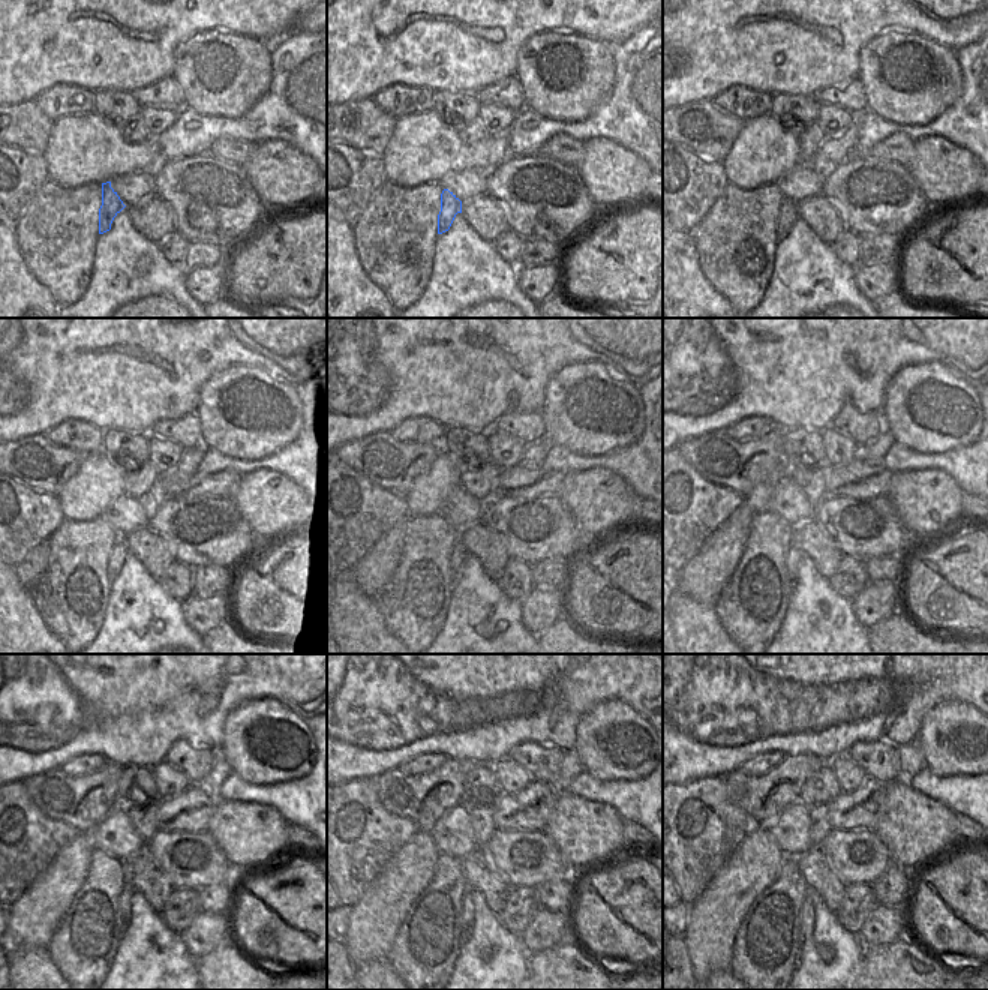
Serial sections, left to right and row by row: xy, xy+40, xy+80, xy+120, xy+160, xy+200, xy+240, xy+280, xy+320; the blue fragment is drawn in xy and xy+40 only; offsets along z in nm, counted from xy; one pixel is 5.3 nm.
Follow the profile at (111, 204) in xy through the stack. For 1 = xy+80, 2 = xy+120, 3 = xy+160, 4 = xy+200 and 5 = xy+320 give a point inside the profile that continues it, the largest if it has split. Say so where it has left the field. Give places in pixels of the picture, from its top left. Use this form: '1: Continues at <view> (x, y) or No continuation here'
1: Continues at xy+80 (787, 216)
2: Continues at xy+120 (119, 552)
3: Continues at xy+160 (459, 554)
4: Continues at xy+200 (793, 555)
5: Continues at xy+320 (807, 914)

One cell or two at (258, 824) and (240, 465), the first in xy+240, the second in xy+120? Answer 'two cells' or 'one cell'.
two cells

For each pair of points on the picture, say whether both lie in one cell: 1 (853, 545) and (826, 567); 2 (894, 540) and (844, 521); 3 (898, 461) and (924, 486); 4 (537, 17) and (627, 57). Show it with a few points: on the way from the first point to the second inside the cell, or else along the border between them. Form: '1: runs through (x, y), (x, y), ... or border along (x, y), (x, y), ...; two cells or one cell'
1: border along (823, 524), (843, 554); two cells
2: runs through (882, 534), (856, 525); one cell
3: border along (942, 470), (898, 470), (894, 474); two cells
4: border along (642, 27), (624, 41), (612, 45); two cells

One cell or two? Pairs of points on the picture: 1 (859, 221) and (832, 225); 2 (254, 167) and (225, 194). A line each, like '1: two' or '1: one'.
1: two
2: two

